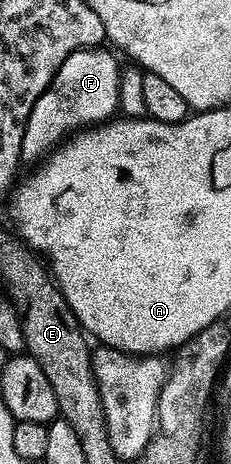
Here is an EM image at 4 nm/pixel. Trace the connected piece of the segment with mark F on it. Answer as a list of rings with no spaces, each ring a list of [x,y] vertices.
[[[94,47],[80,49],[71,55],[67,55],[67,59],[63,59],[63,67],[59,67],[55,79],[51,79],[47,91],[43,91],[43,95],[39,95],[35,107],[31,107],[31,115],[27,119],[23,131],[22,162],[28,163],[28,161],[37,160],[40,162],[42,159],[48,158],[70,135],[76,134],[78,131],[88,130],[90,127],[97,127],[109,121],[118,112],[122,66],[117,65],[118,54],[113,53],[108,53],[105,47]]]

